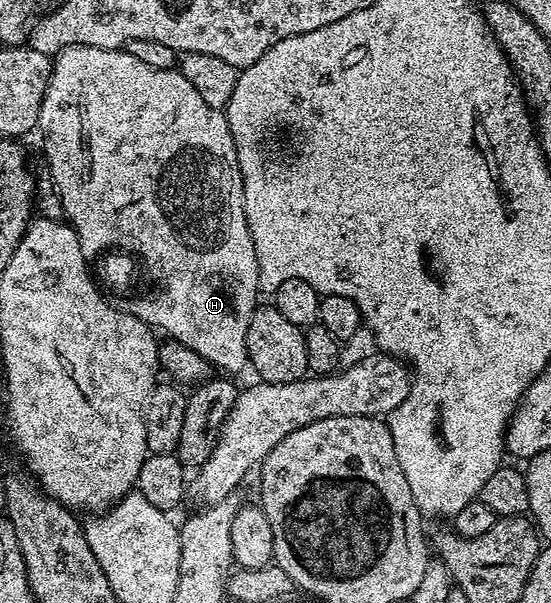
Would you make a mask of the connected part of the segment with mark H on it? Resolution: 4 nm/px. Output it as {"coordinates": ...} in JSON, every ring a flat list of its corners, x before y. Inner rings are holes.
{"coordinates":[[73,44,63,48,57,52,52,60,52,71,48,74,48,84,44,87,44,97,42,98,42,106,40,107,40,123,38,132,44,135,44,156,46,159,46,167,52,175,52,185,56,187,56,192,60,196,60,201,64,207,64,214,67,223,72,225,76,231,76,237,80,243,80,248,85,254,92,252,100,252,99,254,107,253,109,250,123,250,125,253,134,254,135,259,145,264,154,275,160,279,160,289,153,294,149,300,141,302,137,308,134,308,134,315,142,322,146,322,148,327,153,330,159,330,165,337,177,340,180,344,185,344,188,348,193,348,203,360,207,360,213,369,221,368,221,373,232,374,228,372,240,372,243,368,249,367,248,351,246,350,246,330,250,326,250,318,256,312,258,301,256,295,262,292,260,286,260,271,258,270,258,254,254,250,254,242,250,234,250,226,246,222,246,210,244,209,244,179,240,173,238,166,238,154,236,153,236,143,230,134,230,126,228,125,227,115,221,109,208,108,206,102,202,102,202,94,198,94,198,90,194,90,194,86,190,86,190,82,179,70,167,68,166,70,154,70,154,66,146,66,146,62,138,62,138,58,134,58,126,50,117,50,114,48,87,48,81,44]]}

